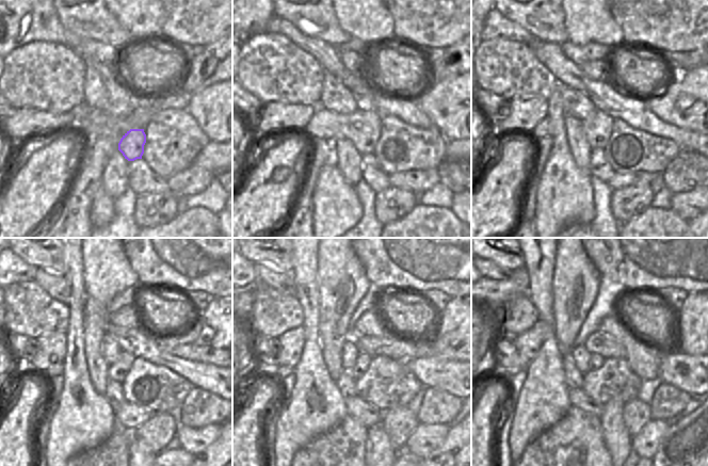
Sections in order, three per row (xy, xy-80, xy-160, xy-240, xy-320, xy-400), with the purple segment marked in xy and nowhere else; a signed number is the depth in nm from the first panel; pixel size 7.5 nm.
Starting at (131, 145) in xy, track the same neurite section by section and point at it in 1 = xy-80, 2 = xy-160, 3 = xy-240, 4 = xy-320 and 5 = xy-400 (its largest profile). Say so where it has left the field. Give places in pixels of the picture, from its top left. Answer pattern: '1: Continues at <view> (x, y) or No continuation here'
1: Continues at xy-80 (365, 138)
2: Continues at xy-160 (598, 137)
3: Continues at xy-240 (124, 364)
4: Continues at xy-320 (363, 360)
5: Continues at xy-400 (596, 360)

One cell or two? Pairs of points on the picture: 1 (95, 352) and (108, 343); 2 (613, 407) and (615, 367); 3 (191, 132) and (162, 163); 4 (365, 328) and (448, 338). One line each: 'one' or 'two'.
1: two
2: two
3: one
4: two

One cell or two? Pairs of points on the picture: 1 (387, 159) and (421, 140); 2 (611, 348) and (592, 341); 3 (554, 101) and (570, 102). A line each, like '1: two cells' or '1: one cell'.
1: one cell
2: one cell
3: two cells

